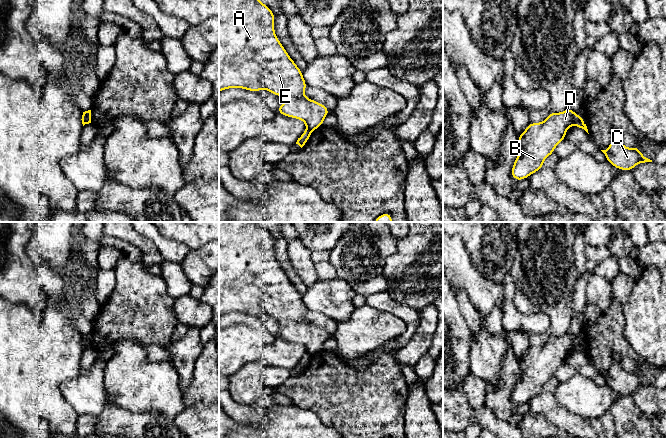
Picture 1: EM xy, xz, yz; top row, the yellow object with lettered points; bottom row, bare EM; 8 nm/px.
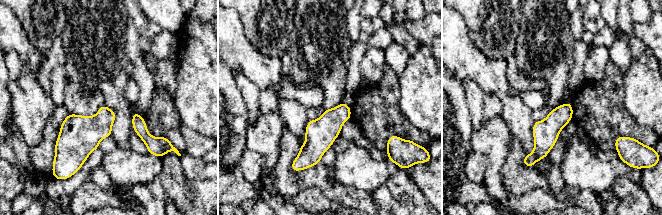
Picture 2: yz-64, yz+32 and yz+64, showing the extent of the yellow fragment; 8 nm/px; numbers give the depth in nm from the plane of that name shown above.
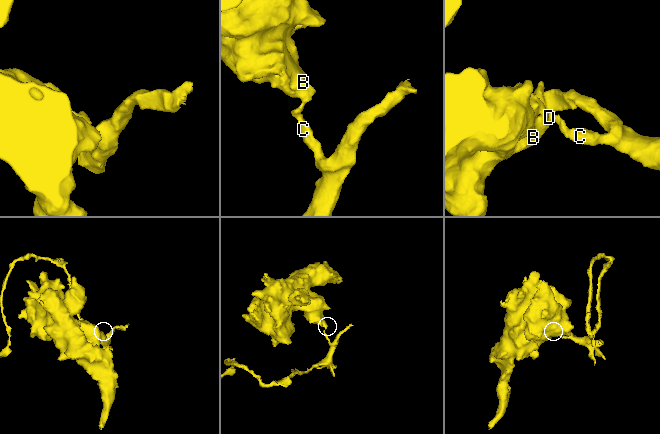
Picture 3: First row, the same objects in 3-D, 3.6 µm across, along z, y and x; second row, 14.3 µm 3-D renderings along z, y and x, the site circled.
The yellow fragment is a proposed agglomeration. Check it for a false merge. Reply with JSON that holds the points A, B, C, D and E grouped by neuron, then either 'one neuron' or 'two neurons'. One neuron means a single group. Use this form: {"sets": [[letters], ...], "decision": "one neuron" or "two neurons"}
{"sets": [["A", "B", "D", "E"], ["C"]], "decision": "two neurons"}

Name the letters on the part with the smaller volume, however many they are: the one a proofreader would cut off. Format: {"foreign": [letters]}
{"foreign": ["C"]}

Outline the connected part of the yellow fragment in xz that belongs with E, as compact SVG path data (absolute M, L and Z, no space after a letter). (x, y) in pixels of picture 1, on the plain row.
M219 222L219 316L229 312L242 312L257 317L260 313L265 313L279 321L291 322L293 326L279 329L278 338L300 343L305 346L307 353L313 355L323 349L323 344L330 335L324 328L304 320L308 309L302 294L290 282L275 258L275 241L270 232L257 222Z

